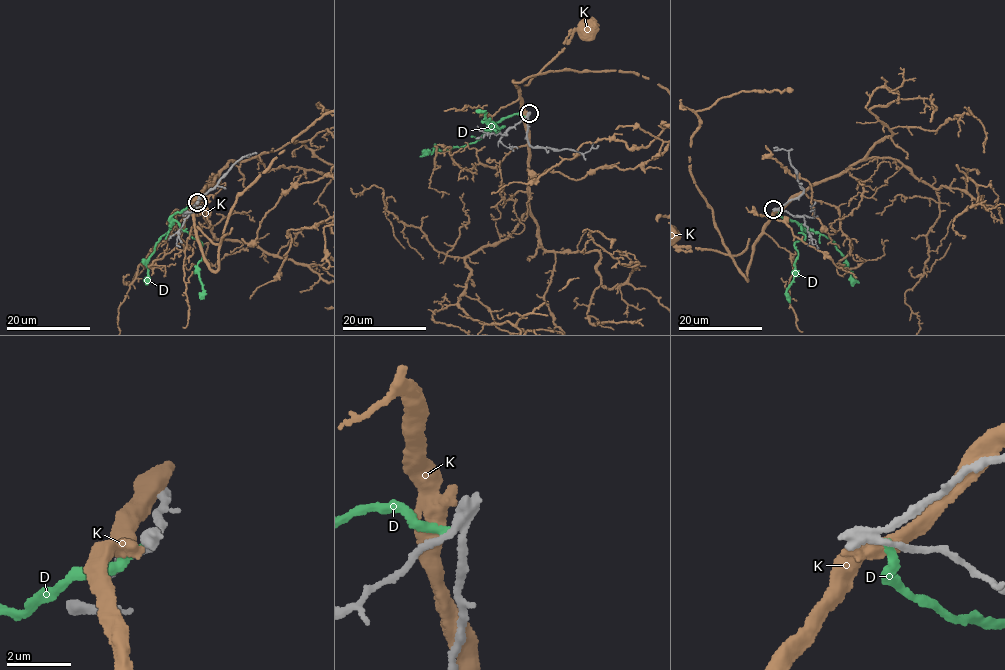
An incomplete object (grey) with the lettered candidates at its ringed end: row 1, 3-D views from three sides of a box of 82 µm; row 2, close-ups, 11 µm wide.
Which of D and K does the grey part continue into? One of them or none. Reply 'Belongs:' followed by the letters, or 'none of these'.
Belongs: none of these

